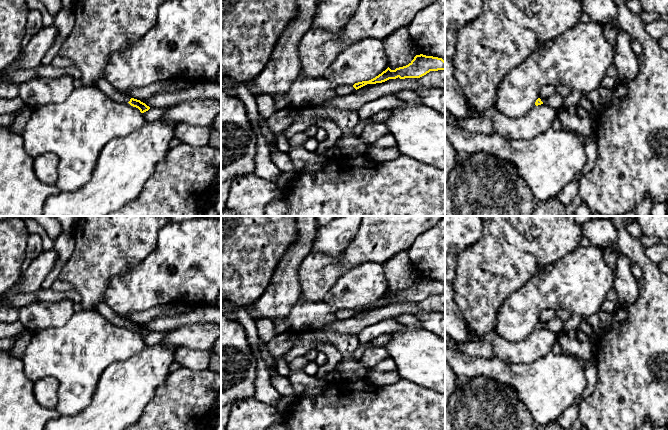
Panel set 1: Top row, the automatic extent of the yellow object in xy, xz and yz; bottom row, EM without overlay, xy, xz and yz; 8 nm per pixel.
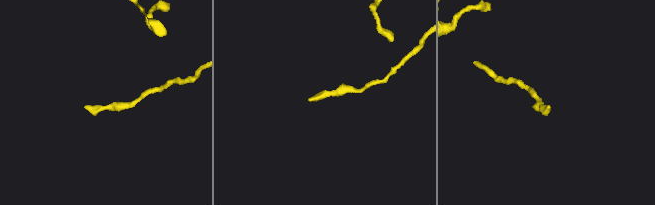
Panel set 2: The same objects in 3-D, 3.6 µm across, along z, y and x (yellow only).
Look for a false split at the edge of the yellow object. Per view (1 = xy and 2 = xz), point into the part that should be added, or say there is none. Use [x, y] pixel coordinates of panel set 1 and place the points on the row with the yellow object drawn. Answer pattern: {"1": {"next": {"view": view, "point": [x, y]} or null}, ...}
{"1": {"next": {"view": "xy", "point": [103, 85]}}, "2": {"next": {"view": "xz", "point": [341, 90]}}}

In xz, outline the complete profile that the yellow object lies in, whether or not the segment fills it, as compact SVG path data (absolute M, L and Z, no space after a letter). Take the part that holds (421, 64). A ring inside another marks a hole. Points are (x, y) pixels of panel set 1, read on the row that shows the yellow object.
M423 54L416 55L414 59L406 66L391 70L389 67L381 74L369 81L355 83L353 86L339 85L336 88L338 96L345 96L353 93L355 90L367 85L382 83L389 79L405 79L405 78L420 78L430 71L445 70L445 61L442 58L426 56Z

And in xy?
M104 76L100 77L96 83L96 87L109 98L119 103L129 103L131 106L136 107L141 113L150 109L145 103L140 100L131 98L129 95L119 93Z

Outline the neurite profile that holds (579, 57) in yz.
M579 21L569 30L547 40L503 78L495 107L510 119L521 118L535 106L544 85L569 85L588 94L600 86L607 69L613 65L615 52L616 48L609 43L600 24Z

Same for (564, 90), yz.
M558 85L555 87L555 91L565 98L571 93L572 88L569 85Z

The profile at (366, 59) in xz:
M366 38L342 51L324 77L337 85L353 86L369 81L388 68L383 40Z

